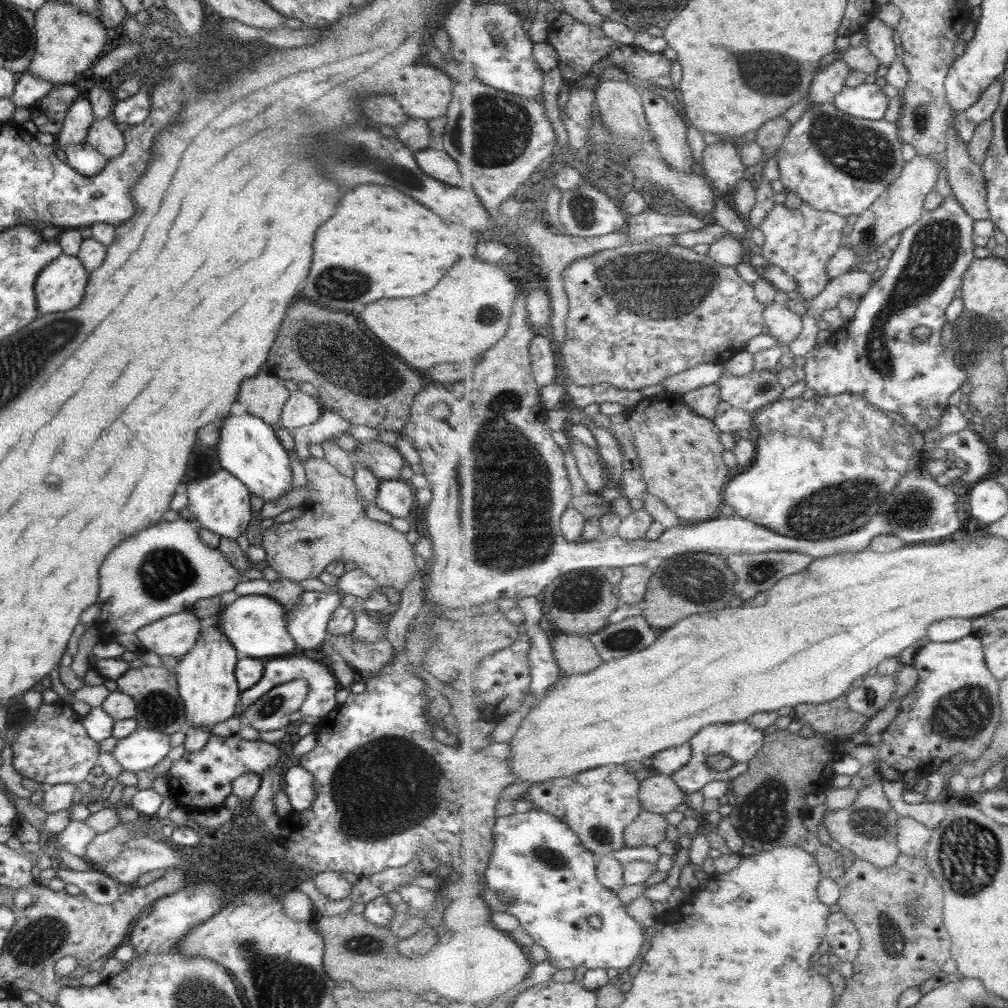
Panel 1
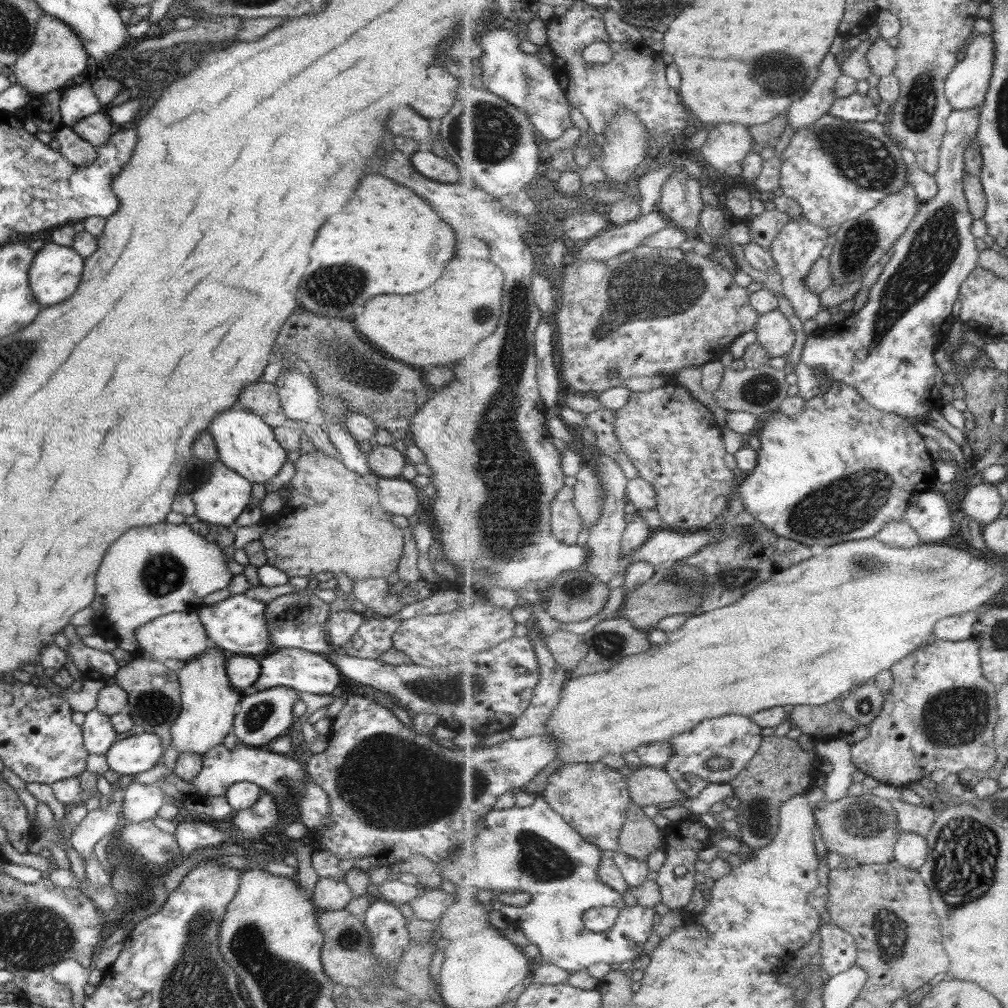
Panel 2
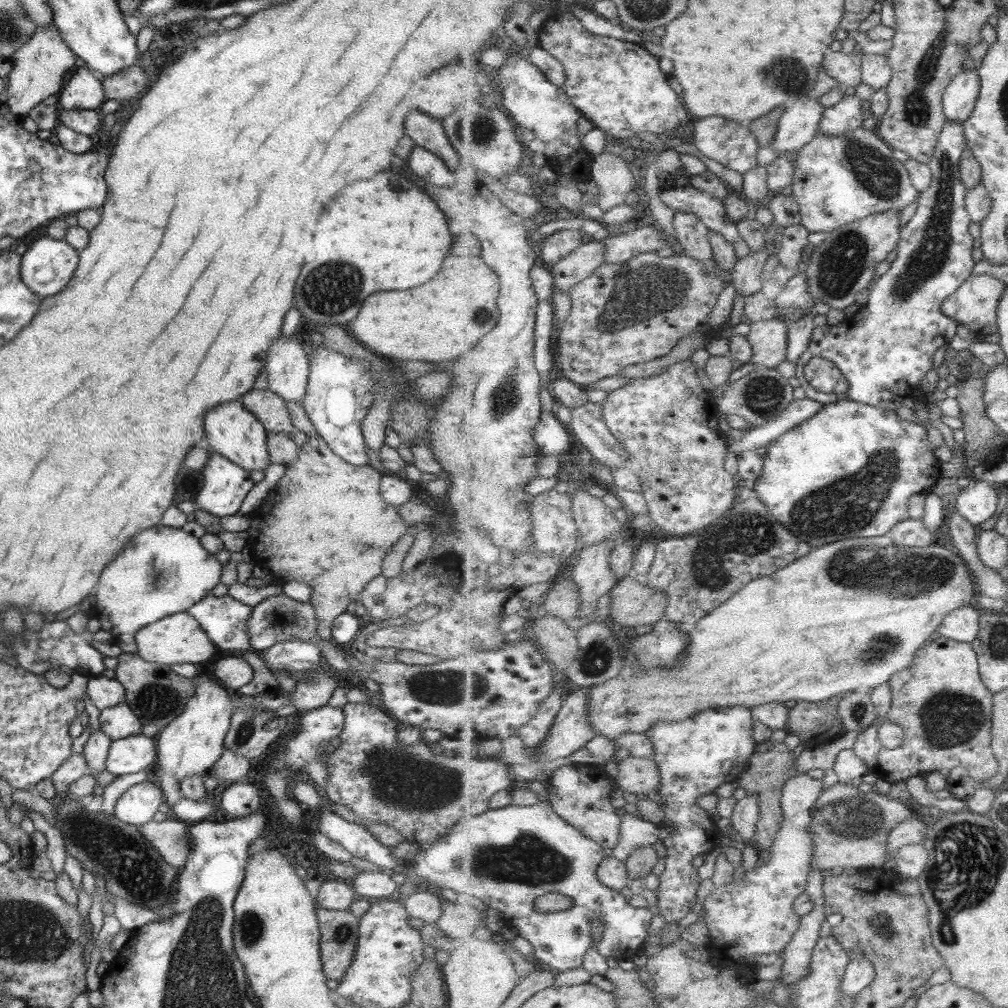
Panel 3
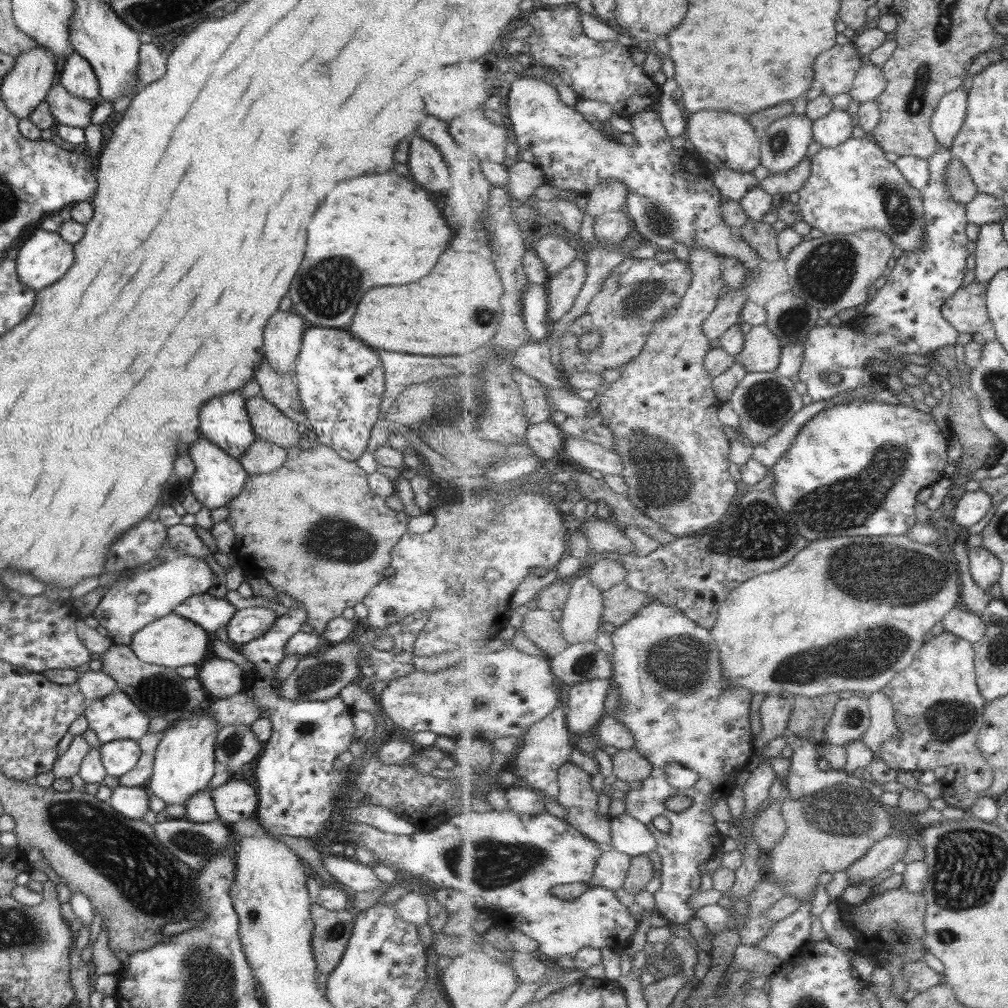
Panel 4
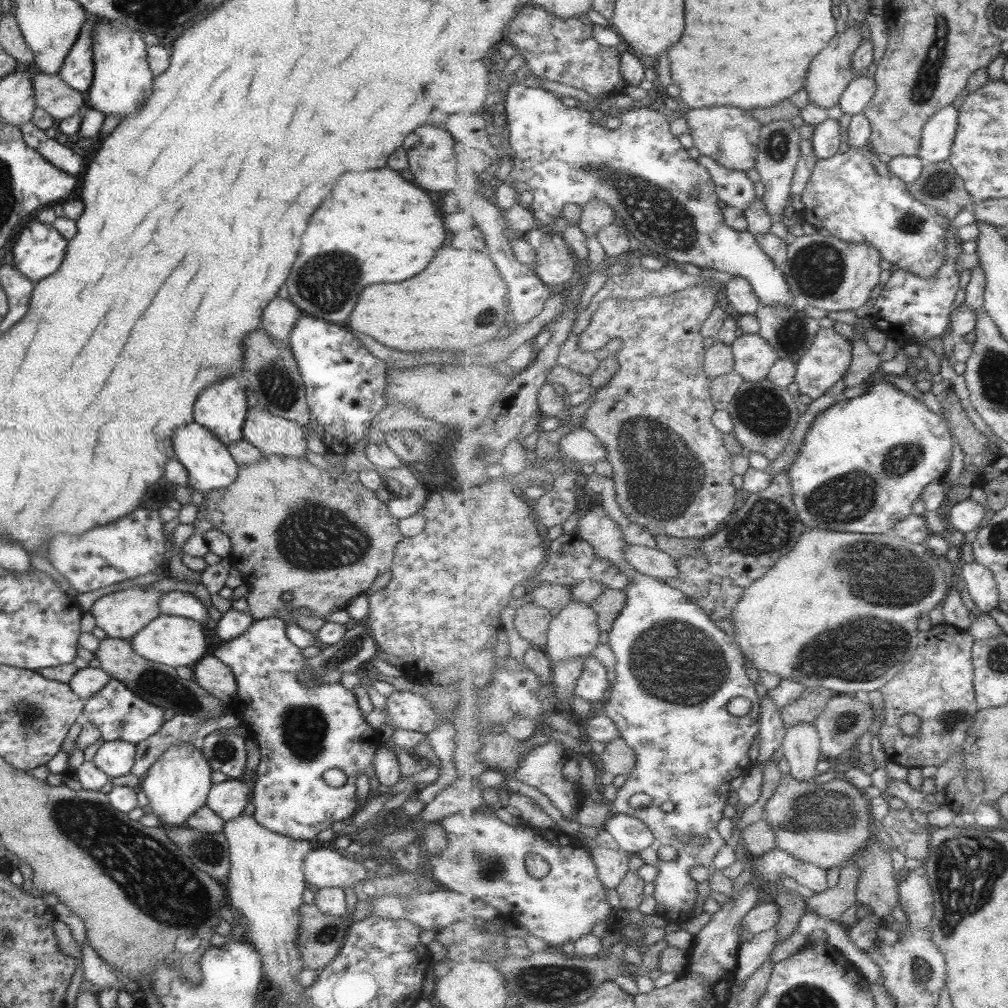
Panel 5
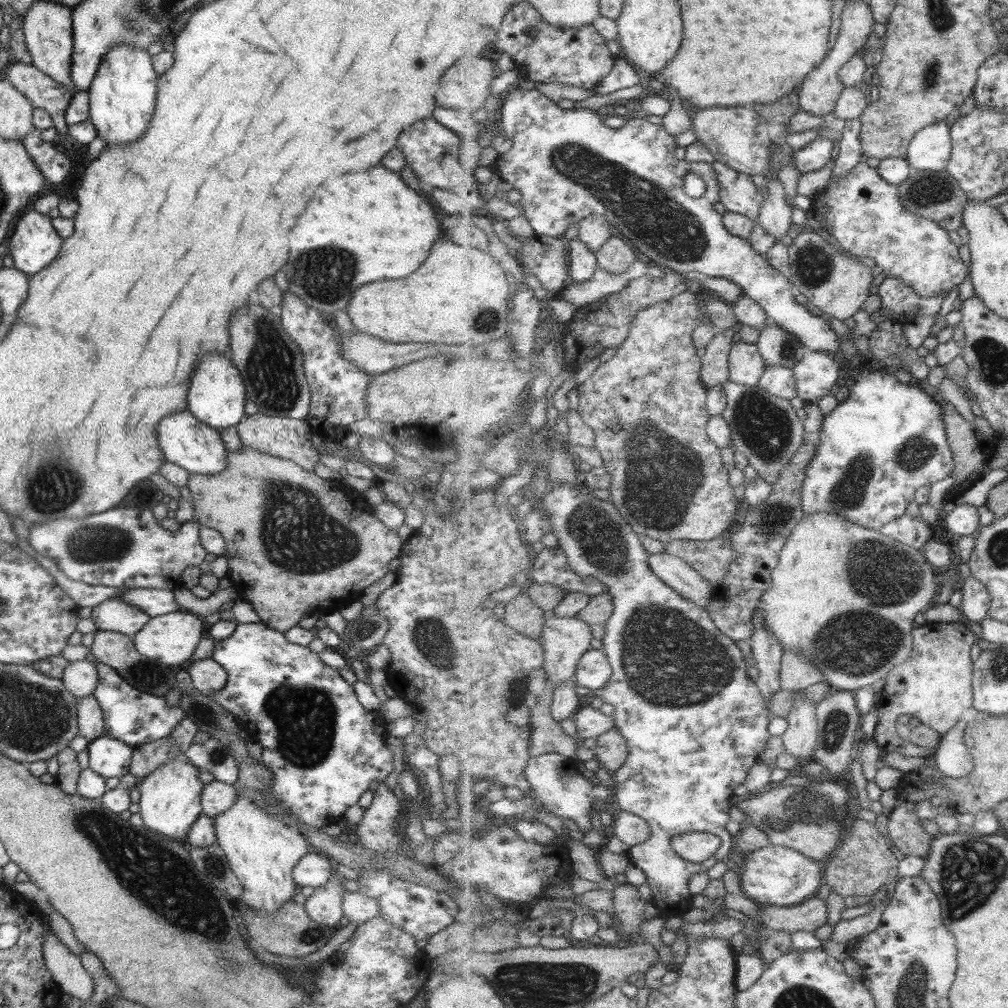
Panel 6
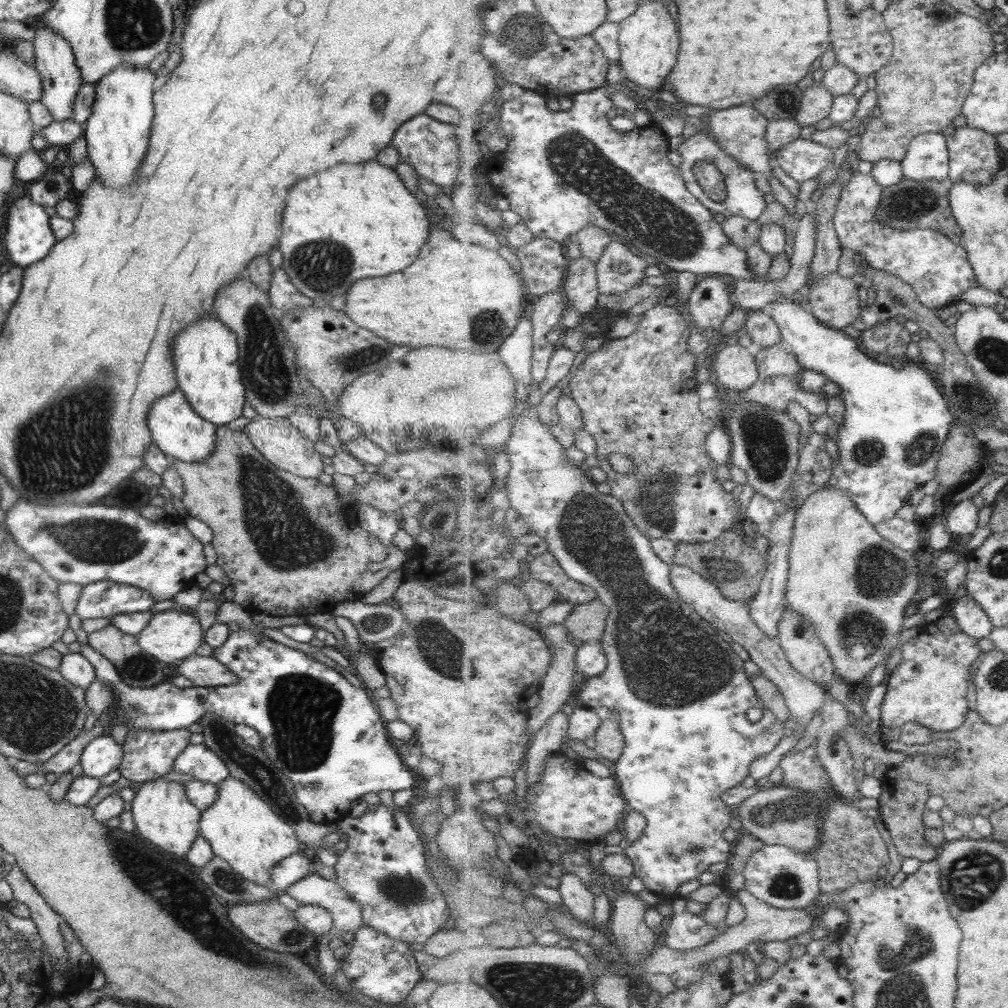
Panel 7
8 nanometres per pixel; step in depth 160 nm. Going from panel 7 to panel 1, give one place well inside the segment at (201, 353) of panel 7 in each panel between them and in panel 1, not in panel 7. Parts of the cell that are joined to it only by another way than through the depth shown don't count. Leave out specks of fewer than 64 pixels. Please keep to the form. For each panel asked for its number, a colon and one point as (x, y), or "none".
1: (247, 448)
2: (244, 443)
3: (231, 431)
4: (222, 420)
5: (221, 408)
6: (216, 396)

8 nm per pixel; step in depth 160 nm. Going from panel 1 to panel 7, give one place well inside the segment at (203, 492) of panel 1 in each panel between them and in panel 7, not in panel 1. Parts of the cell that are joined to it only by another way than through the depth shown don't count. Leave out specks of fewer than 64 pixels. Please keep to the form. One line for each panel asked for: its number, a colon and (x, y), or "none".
2: (225, 494)
3: (224, 485)
4: (217, 477)
5: (209, 466)
6: (184, 441)
7: (175, 428)

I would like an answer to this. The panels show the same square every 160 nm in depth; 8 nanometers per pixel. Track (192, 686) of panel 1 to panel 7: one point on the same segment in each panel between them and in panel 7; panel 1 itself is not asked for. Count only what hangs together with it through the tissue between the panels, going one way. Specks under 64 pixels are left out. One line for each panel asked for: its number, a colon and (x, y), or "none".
2: (208, 701)
3: (192, 742)
4: (183, 764)
5: (176, 785)
6: (169, 803)
7: (162, 816)

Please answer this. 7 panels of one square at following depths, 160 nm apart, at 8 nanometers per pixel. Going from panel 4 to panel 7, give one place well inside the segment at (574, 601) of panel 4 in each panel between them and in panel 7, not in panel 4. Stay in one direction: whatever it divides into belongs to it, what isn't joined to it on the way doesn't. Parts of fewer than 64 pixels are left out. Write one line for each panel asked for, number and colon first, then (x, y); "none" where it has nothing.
5: (574, 632)
6: (566, 639)
7: (557, 686)

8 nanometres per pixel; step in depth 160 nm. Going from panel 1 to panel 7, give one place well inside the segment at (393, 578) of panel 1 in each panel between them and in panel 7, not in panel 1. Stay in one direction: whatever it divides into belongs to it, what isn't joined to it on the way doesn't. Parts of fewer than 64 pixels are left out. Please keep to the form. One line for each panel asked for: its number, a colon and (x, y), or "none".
2: (331, 521)
3: (324, 523)
4: (313, 529)
5: (292, 527)
6: (270, 512)
7: (288, 546)

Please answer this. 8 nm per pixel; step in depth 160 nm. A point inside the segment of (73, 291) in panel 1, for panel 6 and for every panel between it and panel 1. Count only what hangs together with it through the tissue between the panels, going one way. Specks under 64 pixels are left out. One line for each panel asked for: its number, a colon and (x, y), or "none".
2: (56, 270)
3: (45, 268)
4: (44, 257)
5: (38, 252)
6: (33, 244)

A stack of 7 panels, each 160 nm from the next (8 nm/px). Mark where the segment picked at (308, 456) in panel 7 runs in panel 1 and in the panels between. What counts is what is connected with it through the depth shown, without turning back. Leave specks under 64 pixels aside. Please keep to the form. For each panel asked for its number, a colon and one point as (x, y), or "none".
1: (263, 396)
2: (260, 398)
3: (270, 410)
4: (267, 423)
5: (272, 435)
6: (289, 439)

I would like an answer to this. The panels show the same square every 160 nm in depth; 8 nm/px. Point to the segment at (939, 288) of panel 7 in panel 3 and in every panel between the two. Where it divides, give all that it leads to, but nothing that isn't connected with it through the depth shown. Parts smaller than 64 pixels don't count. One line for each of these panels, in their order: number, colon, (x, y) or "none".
3: (838, 180)
4: (851, 187)
5: (853, 195)
6: (863, 211)

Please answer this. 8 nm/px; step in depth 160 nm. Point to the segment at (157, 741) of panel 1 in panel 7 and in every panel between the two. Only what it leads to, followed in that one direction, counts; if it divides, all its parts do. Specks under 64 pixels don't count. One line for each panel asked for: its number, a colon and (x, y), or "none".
2: (135, 754)
3: (129, 755)
4: (117, 757)
5: (114, 758)
6: (108, 758)
7: (102, 755)

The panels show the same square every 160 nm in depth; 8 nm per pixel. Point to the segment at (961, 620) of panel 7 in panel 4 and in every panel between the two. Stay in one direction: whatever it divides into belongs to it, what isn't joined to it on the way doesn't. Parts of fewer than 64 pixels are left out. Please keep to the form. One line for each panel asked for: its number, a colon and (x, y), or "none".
4: (985, 568)
5: (982, 587)
6: (976, 599)

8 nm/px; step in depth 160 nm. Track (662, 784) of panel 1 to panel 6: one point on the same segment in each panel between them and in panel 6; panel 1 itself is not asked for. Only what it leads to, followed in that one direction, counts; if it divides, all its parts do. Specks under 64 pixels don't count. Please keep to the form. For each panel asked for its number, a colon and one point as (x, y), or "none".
2: (649, 786)
3: (635, 776)
4: (629, 765)
5: (618, 758)
6: (611, 751)

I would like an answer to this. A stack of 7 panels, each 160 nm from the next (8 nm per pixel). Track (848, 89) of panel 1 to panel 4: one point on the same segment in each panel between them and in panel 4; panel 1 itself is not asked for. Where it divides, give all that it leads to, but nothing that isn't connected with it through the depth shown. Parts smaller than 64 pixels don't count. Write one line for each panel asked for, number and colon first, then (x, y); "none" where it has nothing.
2: (857, 107)
3: (848, 114)
4: (836, 128)

